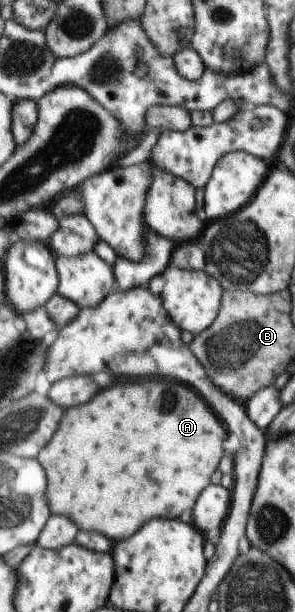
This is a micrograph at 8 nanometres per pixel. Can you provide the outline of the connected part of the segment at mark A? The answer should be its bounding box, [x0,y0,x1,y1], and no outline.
[36,378,229,541]

